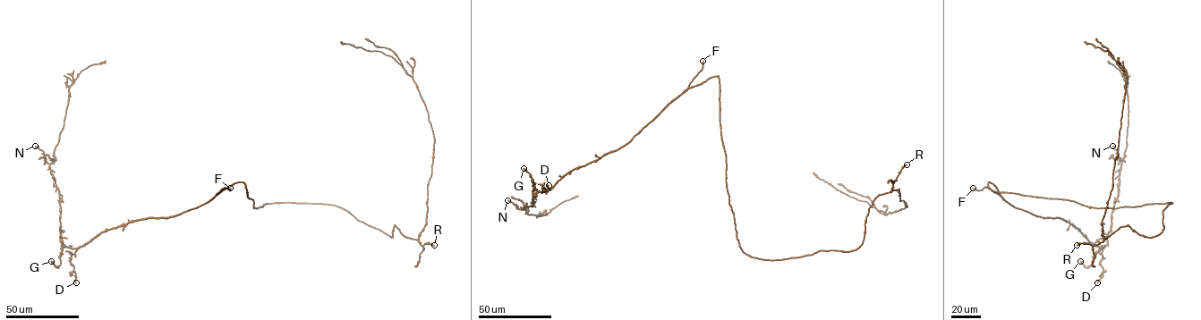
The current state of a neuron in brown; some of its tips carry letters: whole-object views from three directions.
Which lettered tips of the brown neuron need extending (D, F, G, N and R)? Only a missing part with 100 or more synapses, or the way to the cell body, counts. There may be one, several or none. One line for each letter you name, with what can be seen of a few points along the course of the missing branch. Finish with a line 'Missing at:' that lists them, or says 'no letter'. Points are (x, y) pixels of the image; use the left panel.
F: Course of what is missing: (230, 188), (220, 159), (219, 144), (234, 115)
Missing at: F

